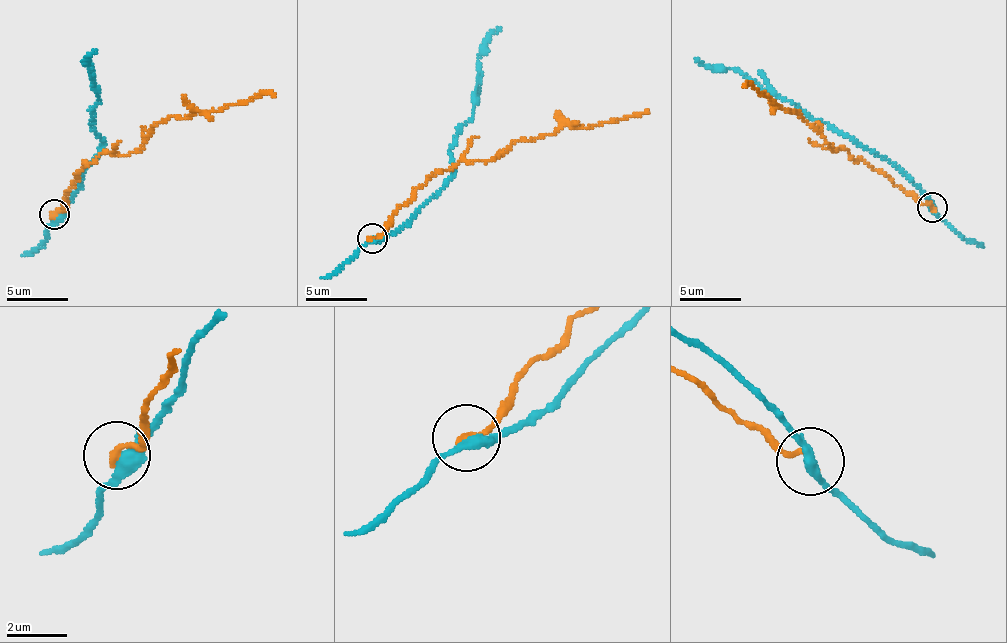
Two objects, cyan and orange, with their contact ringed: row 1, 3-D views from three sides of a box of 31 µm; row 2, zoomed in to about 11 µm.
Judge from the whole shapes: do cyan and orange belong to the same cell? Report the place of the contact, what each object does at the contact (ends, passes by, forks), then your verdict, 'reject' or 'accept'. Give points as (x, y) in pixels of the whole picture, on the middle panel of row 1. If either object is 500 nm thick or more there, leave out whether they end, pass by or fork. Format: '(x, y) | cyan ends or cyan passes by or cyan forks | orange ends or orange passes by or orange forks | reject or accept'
(372, 238) | cyan passes by | orange ends | reject

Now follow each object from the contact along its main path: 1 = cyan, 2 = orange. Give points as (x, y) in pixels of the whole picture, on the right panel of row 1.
1: (932, 208), (929, 198), (853, 140), (803, 113), (788, 101), (732, 68), (706, 68), (695, 58)
2: (932, 208), (844, 149), (836, 151), (796, 110), (788, 112), (748, 85), (742, 87)

